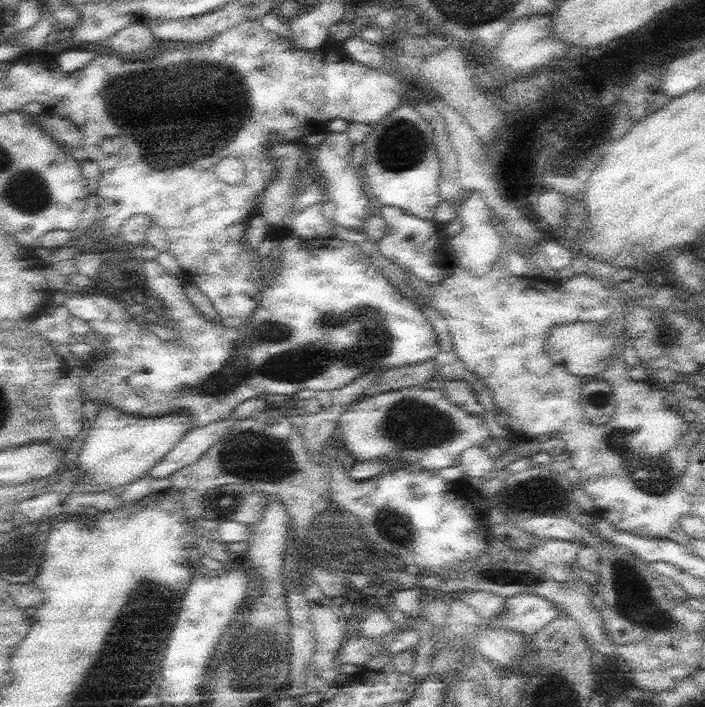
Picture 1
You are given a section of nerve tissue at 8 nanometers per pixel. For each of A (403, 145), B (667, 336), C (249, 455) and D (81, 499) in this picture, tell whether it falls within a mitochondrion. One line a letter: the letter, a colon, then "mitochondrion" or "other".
A: mitochondrion
B: mitochondrion
C: mitochondrion
D: other

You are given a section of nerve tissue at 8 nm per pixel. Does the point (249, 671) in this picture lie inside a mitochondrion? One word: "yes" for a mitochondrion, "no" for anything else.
yes

